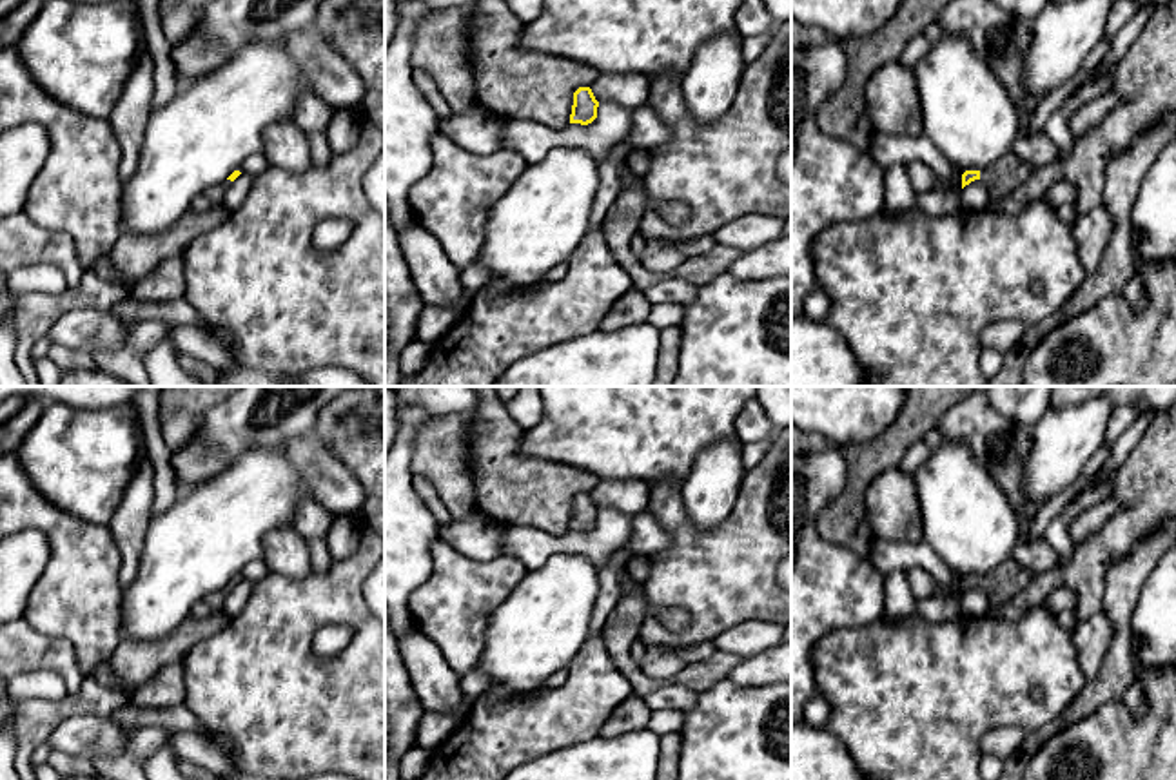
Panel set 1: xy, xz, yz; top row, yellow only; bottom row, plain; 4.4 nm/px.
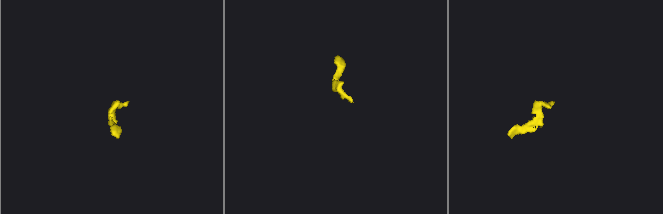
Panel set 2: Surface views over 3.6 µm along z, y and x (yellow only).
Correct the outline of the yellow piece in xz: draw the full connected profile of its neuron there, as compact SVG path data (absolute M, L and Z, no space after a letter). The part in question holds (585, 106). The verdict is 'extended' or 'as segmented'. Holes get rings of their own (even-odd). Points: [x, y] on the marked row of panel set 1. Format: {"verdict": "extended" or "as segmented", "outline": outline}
{"verdict": "as segmented", "outline": "M579 87L573 93L573 105L570 123L588 125L597 118L599 102L595 100L590 87Z"}

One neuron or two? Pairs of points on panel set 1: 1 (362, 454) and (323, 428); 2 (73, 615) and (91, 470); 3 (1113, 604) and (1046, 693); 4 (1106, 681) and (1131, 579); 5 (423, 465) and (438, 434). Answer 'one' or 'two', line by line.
1: one
2: two
3: two
4: one
5: one

